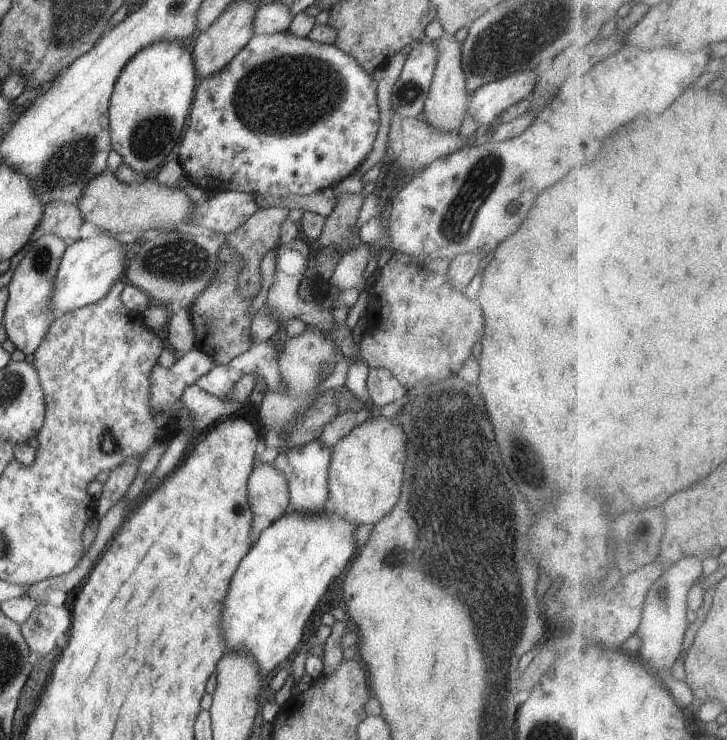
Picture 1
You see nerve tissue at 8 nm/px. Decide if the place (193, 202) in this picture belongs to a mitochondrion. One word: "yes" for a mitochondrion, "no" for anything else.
no

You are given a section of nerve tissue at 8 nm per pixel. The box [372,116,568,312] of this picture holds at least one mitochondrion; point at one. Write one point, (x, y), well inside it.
(455, 223)

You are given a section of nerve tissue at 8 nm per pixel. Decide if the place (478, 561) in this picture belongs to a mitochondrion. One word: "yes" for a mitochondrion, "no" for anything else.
yes

